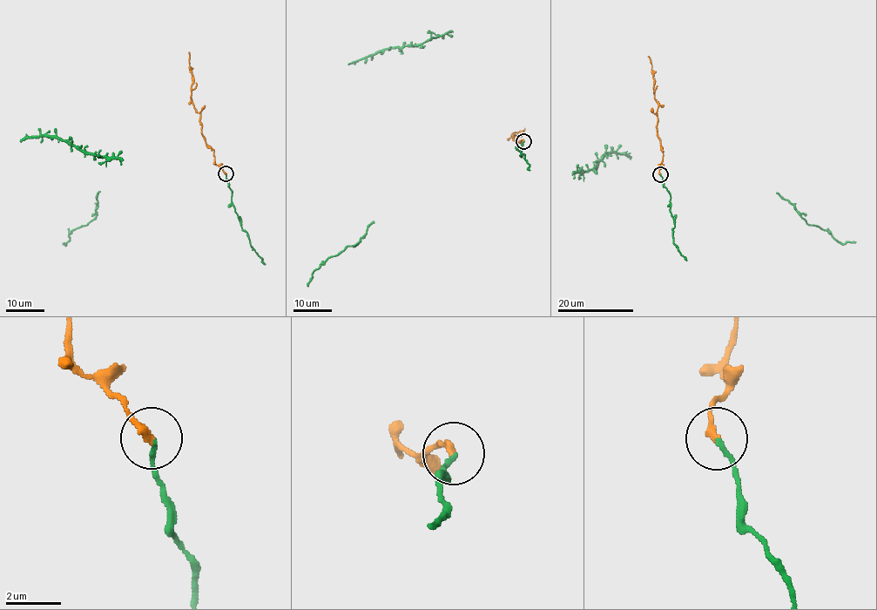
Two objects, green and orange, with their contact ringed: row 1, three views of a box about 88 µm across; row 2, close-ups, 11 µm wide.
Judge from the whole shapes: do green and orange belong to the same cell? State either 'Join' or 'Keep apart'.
Join

